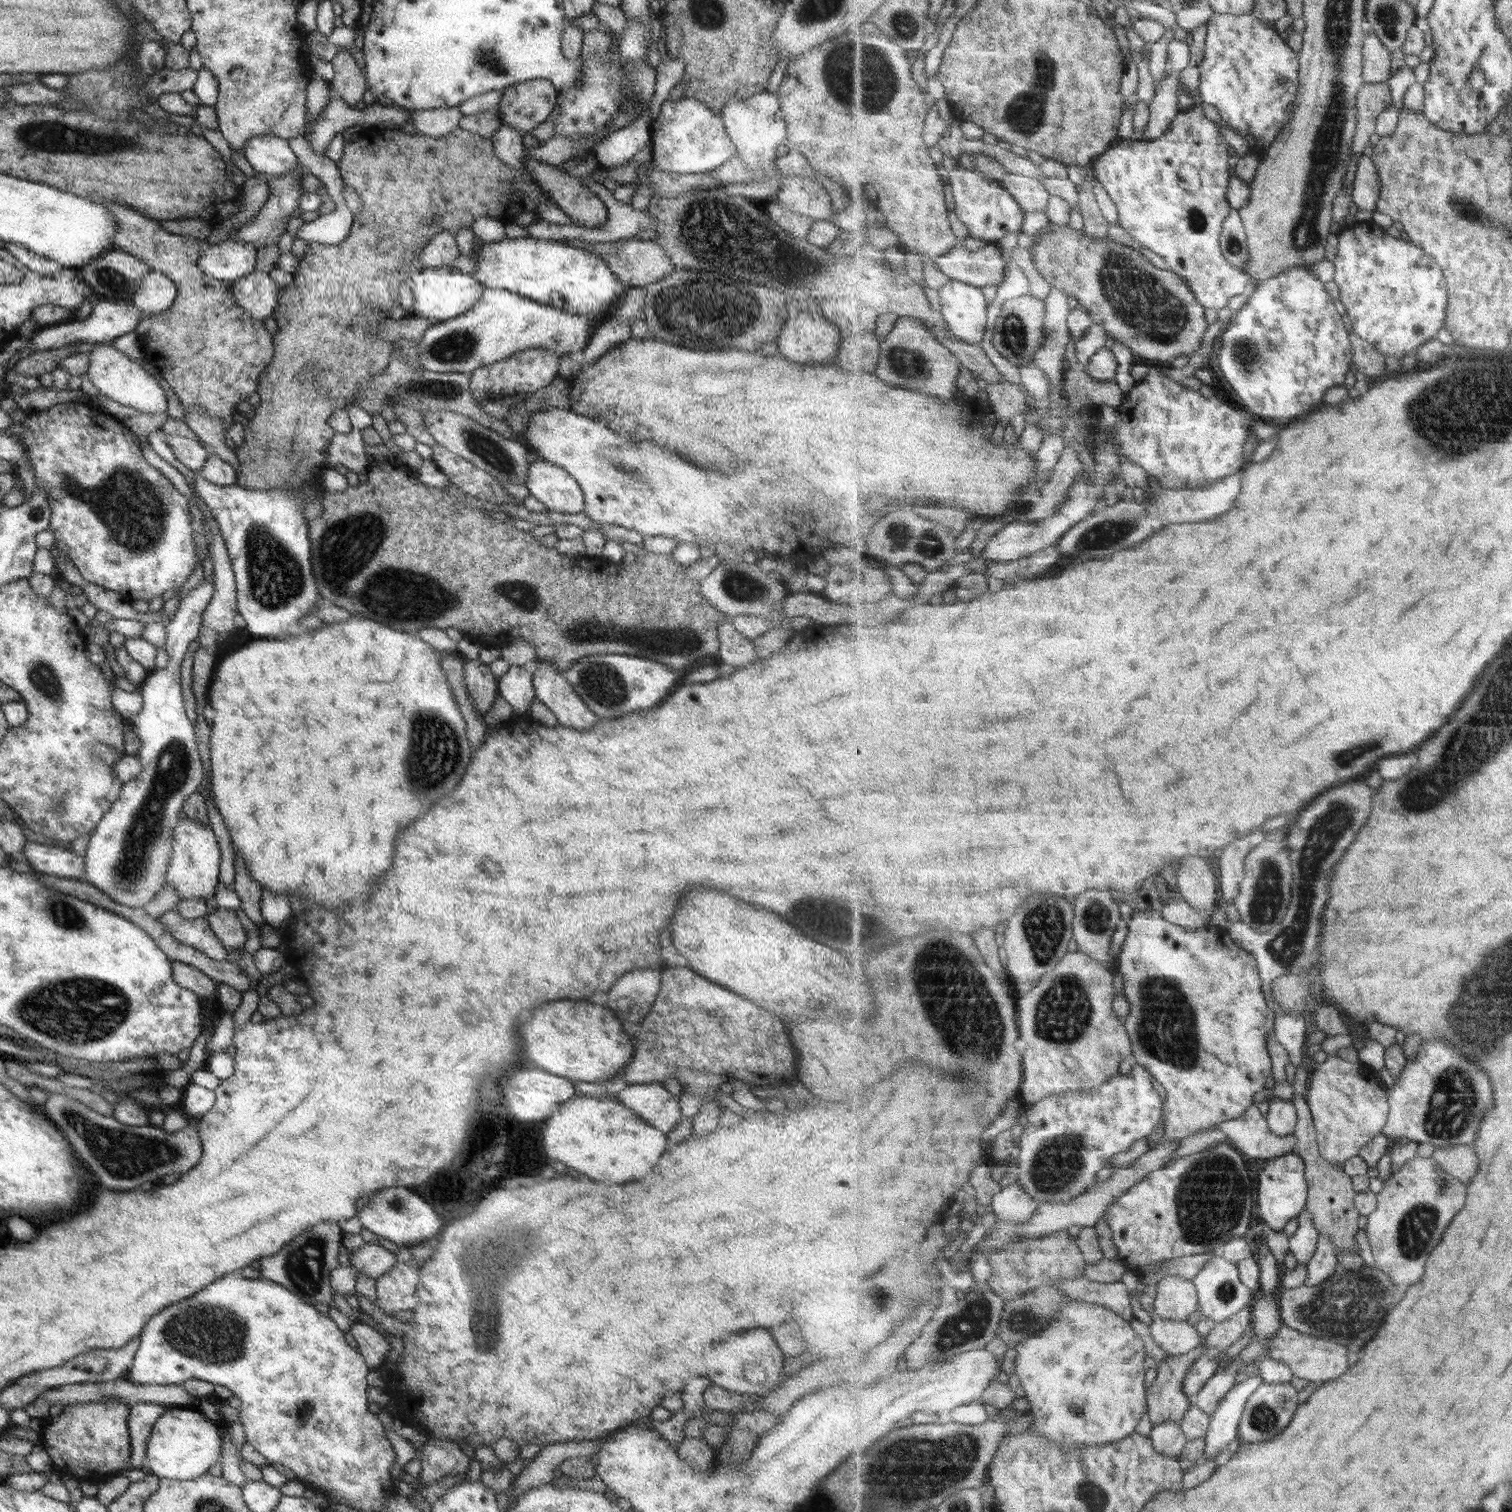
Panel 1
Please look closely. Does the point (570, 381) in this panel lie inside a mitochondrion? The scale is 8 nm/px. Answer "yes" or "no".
no

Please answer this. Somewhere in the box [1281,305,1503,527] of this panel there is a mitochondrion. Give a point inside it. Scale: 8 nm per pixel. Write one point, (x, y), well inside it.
(1417, 331)

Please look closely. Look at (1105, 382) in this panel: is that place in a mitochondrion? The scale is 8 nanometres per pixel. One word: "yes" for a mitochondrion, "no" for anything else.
no

